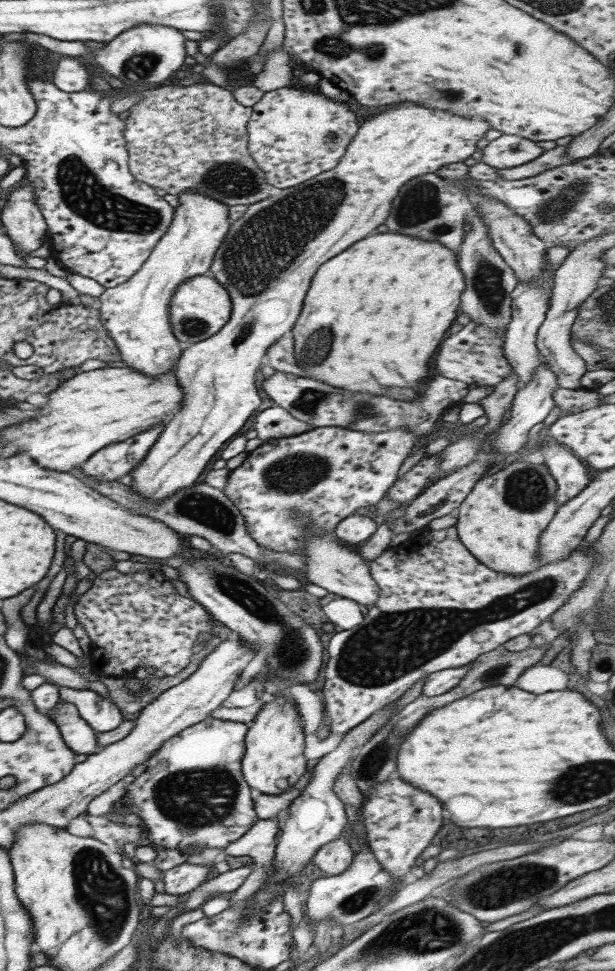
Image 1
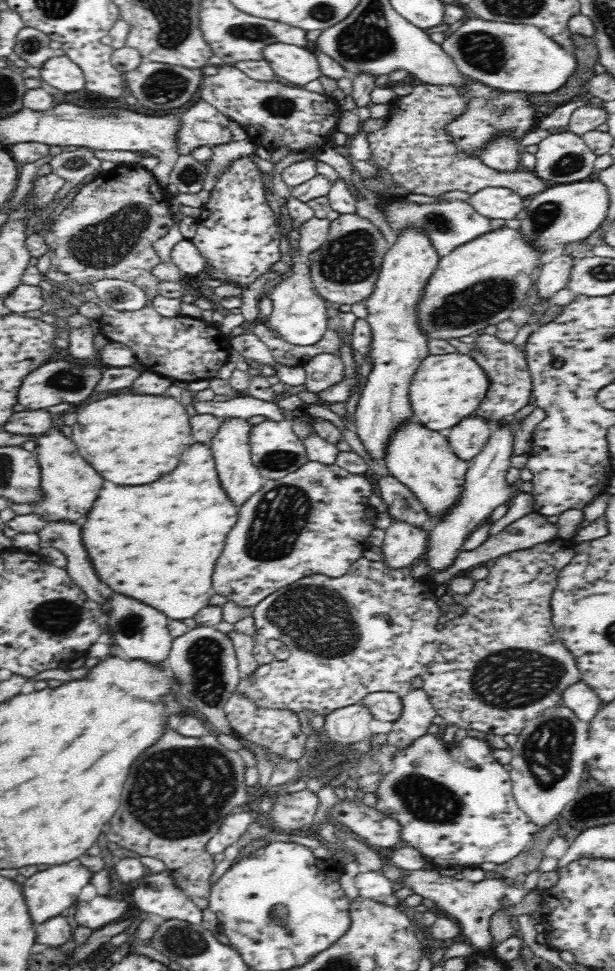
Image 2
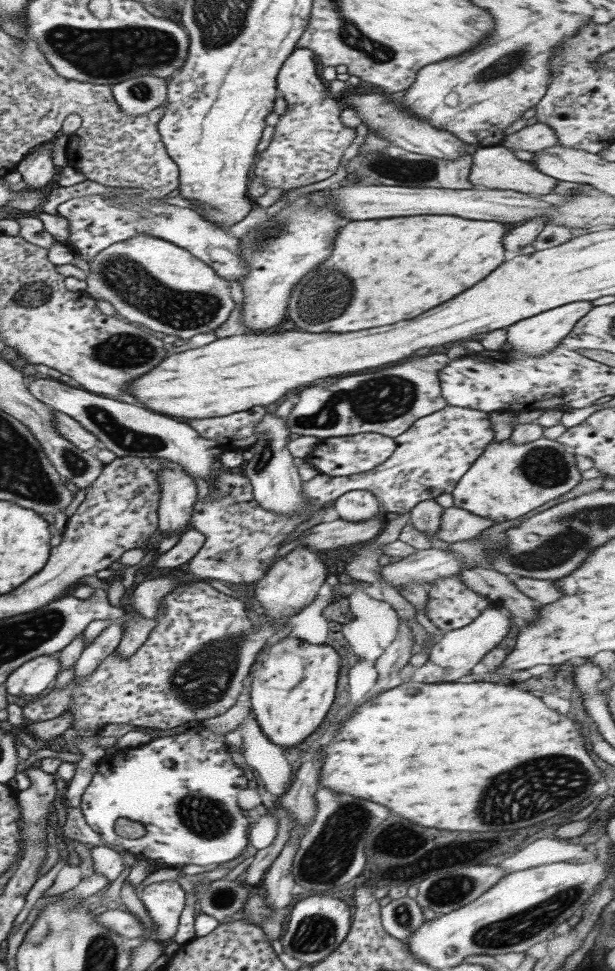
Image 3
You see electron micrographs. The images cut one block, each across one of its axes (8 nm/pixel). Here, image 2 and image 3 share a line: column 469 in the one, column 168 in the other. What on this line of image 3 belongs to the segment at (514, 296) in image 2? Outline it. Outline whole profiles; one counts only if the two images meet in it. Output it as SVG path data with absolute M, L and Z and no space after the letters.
M135 234L123 242L100 250L89 260L89 272L85 278L85 292L95 300L101 299L113 306L116 316L128 322L138 322L165 340L184 342L191 336L211 333L223 324L235 306L236 294L228 282L203 261L189 254L185 249L147 234Z

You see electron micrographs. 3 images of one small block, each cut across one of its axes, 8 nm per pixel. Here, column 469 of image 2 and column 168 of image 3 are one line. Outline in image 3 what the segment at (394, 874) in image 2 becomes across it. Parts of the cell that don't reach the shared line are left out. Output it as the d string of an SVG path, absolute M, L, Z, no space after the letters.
M175 880L153 882L141 890L139 900L154 924L153 937L162 944L171 942L184 904L184 892Z

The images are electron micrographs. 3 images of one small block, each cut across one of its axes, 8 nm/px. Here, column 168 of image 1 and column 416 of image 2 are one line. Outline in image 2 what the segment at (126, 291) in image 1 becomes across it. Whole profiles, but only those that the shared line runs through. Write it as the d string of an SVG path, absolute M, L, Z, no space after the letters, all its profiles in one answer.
M406 226L404 230L398 232L396 241L386 250L374 290L364 301L368 308L366 319L372 330L373 340L370 357L374 363L374 370L372 372L367 371L366 384L362 388L358 408L354 414L356 421L353 428L356 429L362 444L369 452L370 458L378 460L379 464L384 459L384 450L388 446L388 440L390 440L394 428L414 416L409 398L409 386L412 377L419 370L422 360L429 356L428 336L421 332L420 325L418 325L418 315L414 310L418 306L418 300L422 296L422 290L424 290L428 278L432 276L434 269L439 264L440 257L430 237L423 230L417 226Z

